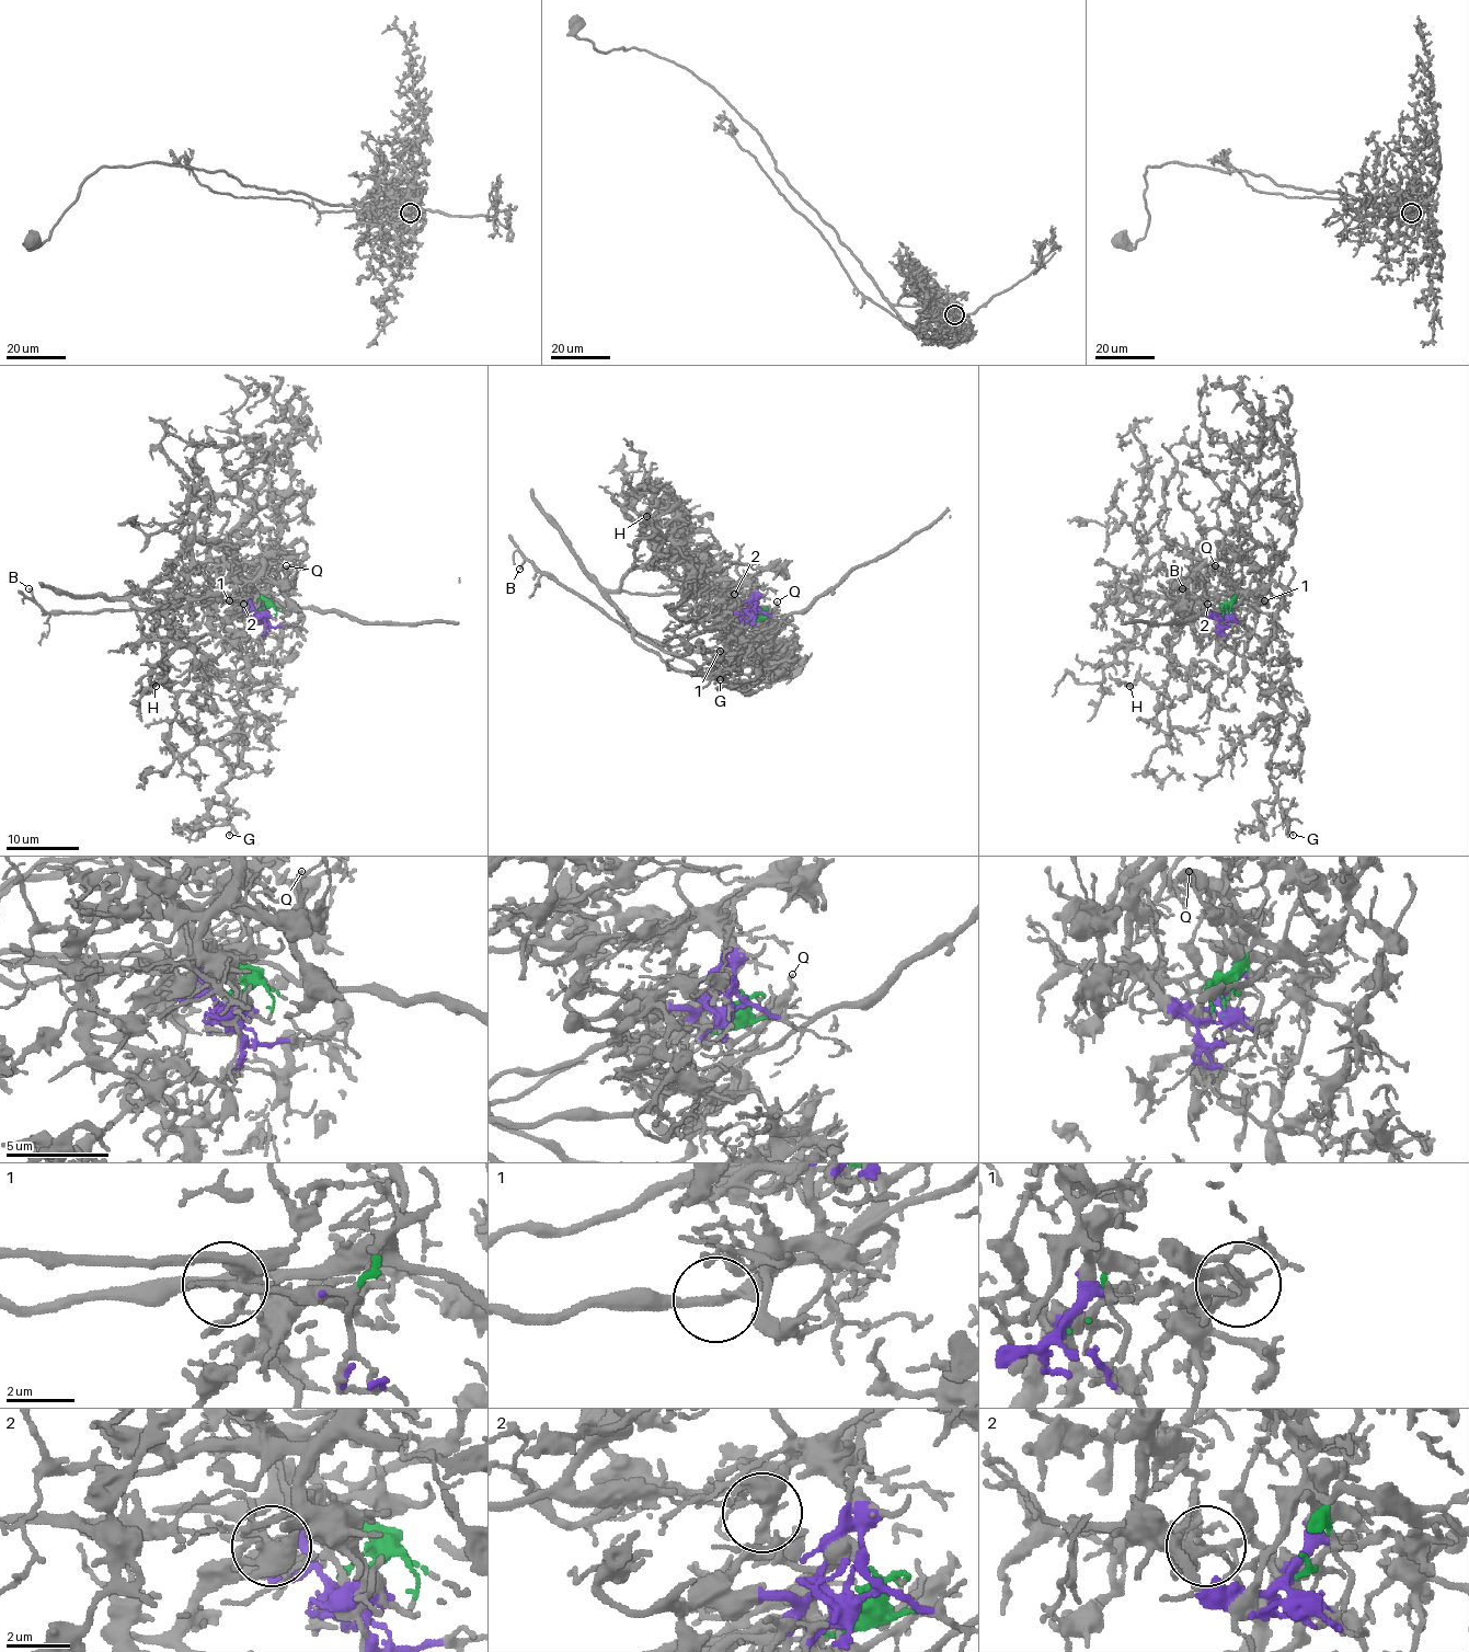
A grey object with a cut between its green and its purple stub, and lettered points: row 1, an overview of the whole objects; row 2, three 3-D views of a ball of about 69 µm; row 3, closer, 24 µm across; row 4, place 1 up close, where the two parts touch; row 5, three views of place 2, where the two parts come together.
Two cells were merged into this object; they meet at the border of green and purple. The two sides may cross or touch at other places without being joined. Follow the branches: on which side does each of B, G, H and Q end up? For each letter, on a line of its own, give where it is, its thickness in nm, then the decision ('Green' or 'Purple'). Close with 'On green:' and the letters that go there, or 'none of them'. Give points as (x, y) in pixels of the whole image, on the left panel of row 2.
B: Place: (29, 588). Thickness 140 nm. Green
G: Place: (229, 835). Thickness 120 nm. Purple
H: Place: (156, 686). Thickness 140 nm. Purple
Q: Place: (286, 565). Thickness 90 nm. Green
On green: B, Q

